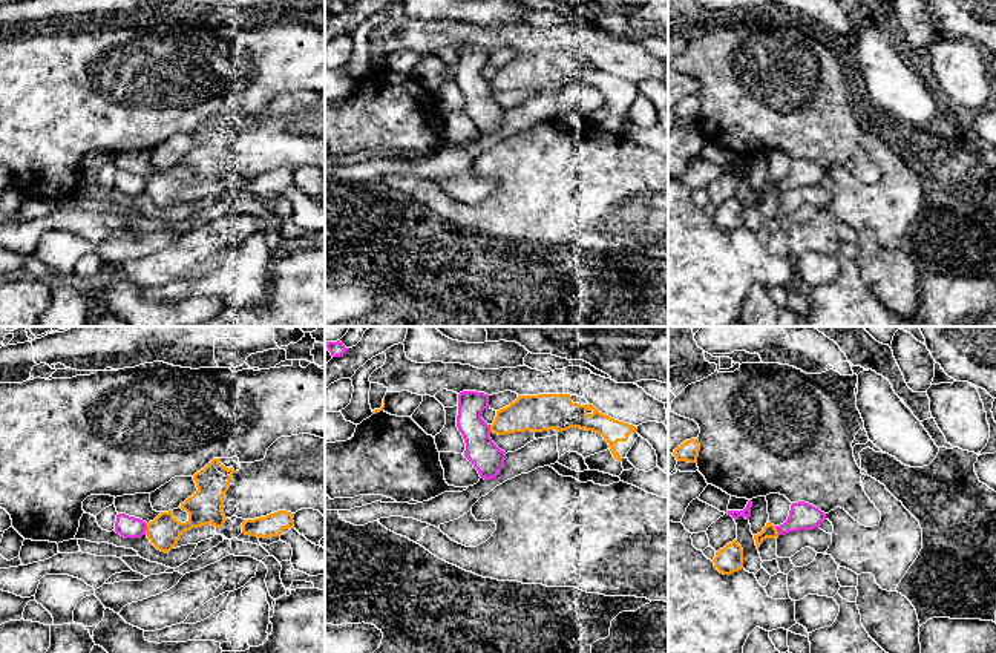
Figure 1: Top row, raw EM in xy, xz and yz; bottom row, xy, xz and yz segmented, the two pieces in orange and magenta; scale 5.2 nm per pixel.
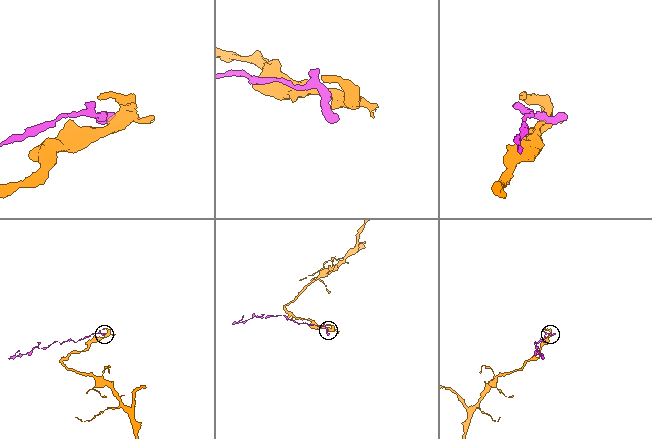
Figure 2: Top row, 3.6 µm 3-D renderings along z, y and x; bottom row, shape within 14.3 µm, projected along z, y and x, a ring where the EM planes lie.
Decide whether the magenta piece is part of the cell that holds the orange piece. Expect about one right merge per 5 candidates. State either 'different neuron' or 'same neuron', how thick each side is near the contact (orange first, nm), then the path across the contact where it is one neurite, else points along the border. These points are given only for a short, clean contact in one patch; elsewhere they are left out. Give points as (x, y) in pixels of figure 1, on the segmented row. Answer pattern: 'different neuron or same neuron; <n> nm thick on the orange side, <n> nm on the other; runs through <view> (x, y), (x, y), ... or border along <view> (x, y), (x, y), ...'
different neuron; 170 nm thick on the orange side, 110 nm on the other; border along xy (147, 525), (144, 534)

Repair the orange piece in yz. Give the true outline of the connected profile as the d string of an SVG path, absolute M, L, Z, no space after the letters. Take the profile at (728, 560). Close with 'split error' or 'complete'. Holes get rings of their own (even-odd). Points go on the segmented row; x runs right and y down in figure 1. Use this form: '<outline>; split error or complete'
M734 540L732 543L726 544L723 549L716 552L716 556L713 559L714 567L723 573L731 575L734 572L739 572L743 569L743 549Z; complete

